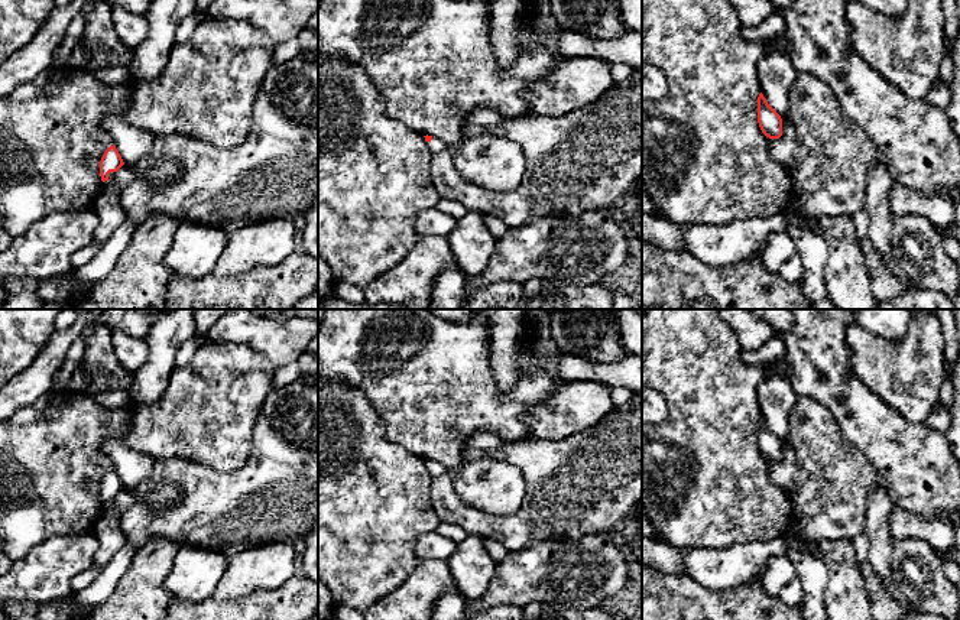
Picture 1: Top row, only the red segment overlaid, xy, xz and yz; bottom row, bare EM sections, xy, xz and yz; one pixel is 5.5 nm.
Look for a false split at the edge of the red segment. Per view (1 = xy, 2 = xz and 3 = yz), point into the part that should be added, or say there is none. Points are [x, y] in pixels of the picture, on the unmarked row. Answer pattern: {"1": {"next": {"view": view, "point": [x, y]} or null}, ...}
{"1": {"next": {"view": "xy", "point": [110, 538]}}, "2": {"next": {"view": "xz", "point": [435, 468]}}, "3": {"next": null}}

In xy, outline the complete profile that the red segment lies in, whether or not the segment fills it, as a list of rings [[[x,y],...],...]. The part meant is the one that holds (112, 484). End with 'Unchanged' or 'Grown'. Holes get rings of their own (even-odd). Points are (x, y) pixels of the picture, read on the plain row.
[[[110,470],[100,484],[100,500],[103,513],[95,522],[94,535],[98,548],[91,567],[103,569],[114,556],[114,554],[127,542],[120,529],[120,514],[114,510],[116,496],[124,488],[116,470]]]. Grown

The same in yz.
[[[762,416],[758,421],[758,447],[766,461],[779,462],[782,460],[782,442],[768,428]]]. Unchanged

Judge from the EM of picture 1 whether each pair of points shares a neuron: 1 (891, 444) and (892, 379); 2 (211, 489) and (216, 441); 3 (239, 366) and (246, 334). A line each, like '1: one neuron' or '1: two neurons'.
1: two neurons
2: two neurons
3: two neurons

